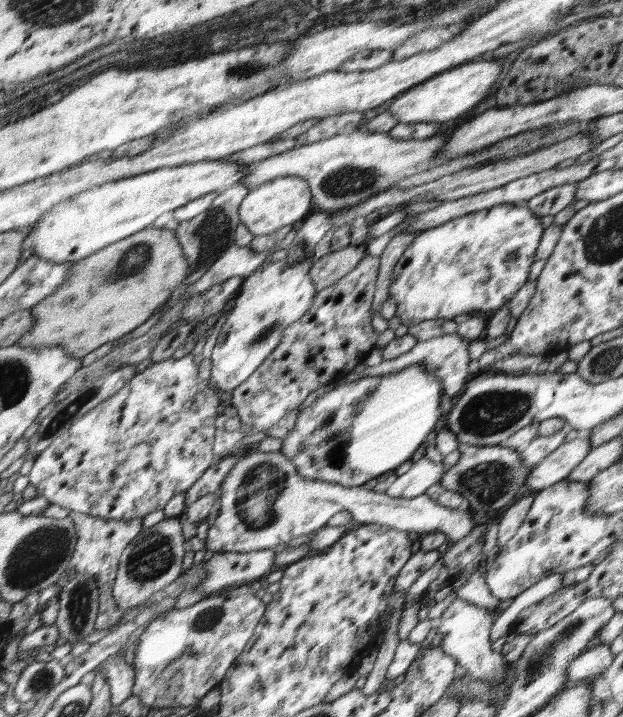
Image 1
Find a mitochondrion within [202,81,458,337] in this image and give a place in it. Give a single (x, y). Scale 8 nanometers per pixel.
(345, 181)

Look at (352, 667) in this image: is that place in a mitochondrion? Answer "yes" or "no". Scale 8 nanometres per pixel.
no

